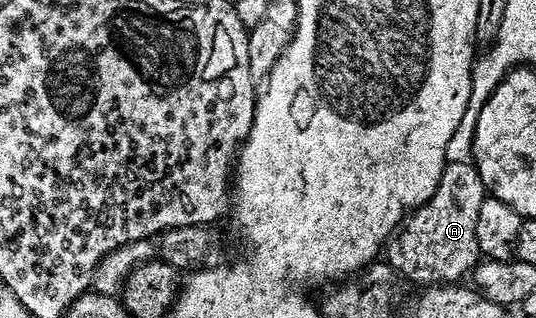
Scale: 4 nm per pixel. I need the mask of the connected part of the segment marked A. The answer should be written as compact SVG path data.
M468 161L466 163L448 163L441 173L441 181L437 185L437 189L433 193L433 197L429 197L429 201L425 201L422 203L422 205L420 205L420 207L417 207L414 211L410 212L410 214L404 218L401 226L398 228L397 234L390 240L390 242L388 242L385 248L386 262L390 263L396 274L406 280L406 282L408 279L408 281L411 283L423 283L419 285L422 285L424 288L434 287L436 285L458 284L460 280L462 280L459 278L461 278L463 274L466 276L468 272L470 272L472 268L474 268L475 265L480 262L481 259L479 254L479 246L477 245L477 212L481 210L481 201L484 199L484 197L485 192L483 189L483 182L477 173L474 162Z

